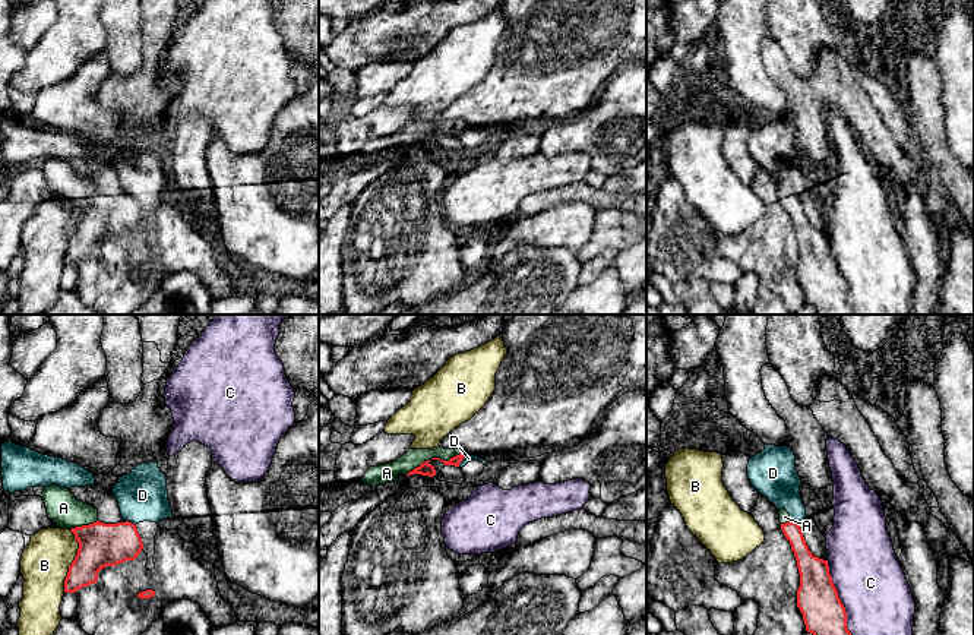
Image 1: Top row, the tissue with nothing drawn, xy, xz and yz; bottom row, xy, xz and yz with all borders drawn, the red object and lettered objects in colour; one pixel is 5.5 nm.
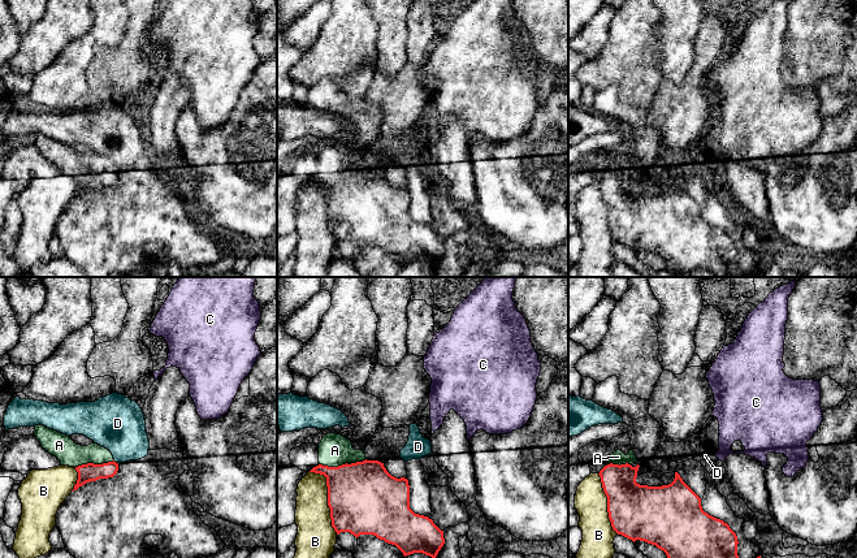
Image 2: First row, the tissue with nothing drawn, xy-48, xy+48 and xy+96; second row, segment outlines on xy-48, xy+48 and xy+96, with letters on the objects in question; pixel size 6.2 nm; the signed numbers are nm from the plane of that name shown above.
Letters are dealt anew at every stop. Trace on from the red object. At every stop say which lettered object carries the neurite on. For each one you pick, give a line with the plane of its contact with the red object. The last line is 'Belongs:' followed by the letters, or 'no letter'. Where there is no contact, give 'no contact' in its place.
A: meets red in xz
Belongs: A

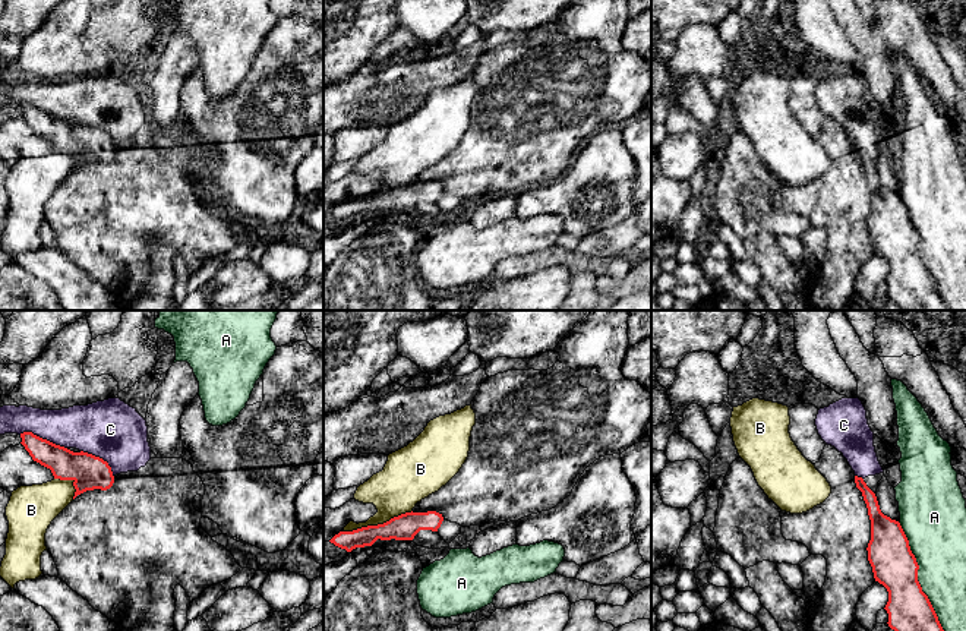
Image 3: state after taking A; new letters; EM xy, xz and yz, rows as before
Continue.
Belongs: no letter

